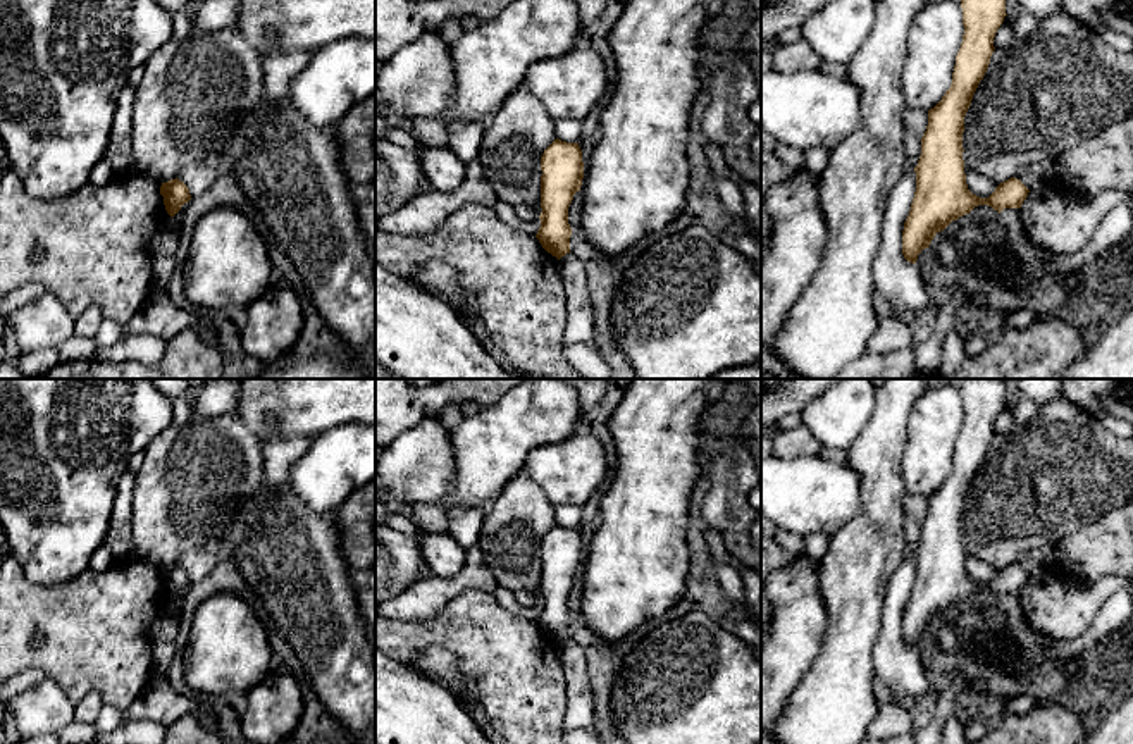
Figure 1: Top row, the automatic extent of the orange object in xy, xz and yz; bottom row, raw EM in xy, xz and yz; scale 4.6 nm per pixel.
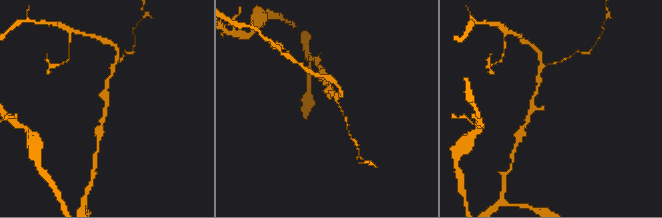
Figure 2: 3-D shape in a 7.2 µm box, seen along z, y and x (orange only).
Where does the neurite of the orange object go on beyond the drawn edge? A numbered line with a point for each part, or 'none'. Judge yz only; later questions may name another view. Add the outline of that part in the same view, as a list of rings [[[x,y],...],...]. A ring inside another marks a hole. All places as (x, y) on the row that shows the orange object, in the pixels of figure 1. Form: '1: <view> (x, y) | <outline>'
none

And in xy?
none

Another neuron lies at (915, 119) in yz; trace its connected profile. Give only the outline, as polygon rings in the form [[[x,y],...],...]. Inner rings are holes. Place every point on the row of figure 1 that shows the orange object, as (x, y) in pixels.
[[[906,107],[904,110],[904,148],[906,165],[914,169],[921,155],[921,138],[928,126],[928,110]]]

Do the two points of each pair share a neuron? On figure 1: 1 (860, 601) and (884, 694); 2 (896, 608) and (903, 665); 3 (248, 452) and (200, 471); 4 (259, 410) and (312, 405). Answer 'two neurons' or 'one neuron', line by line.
1: two neurons
2: one neuron
3: one neuron
4: one neuron

